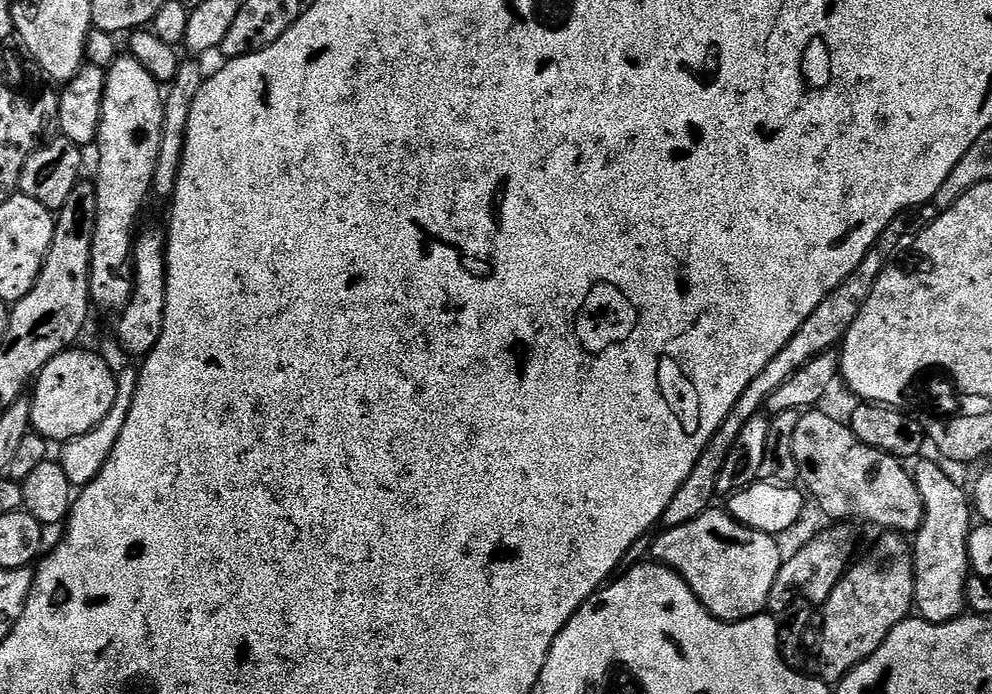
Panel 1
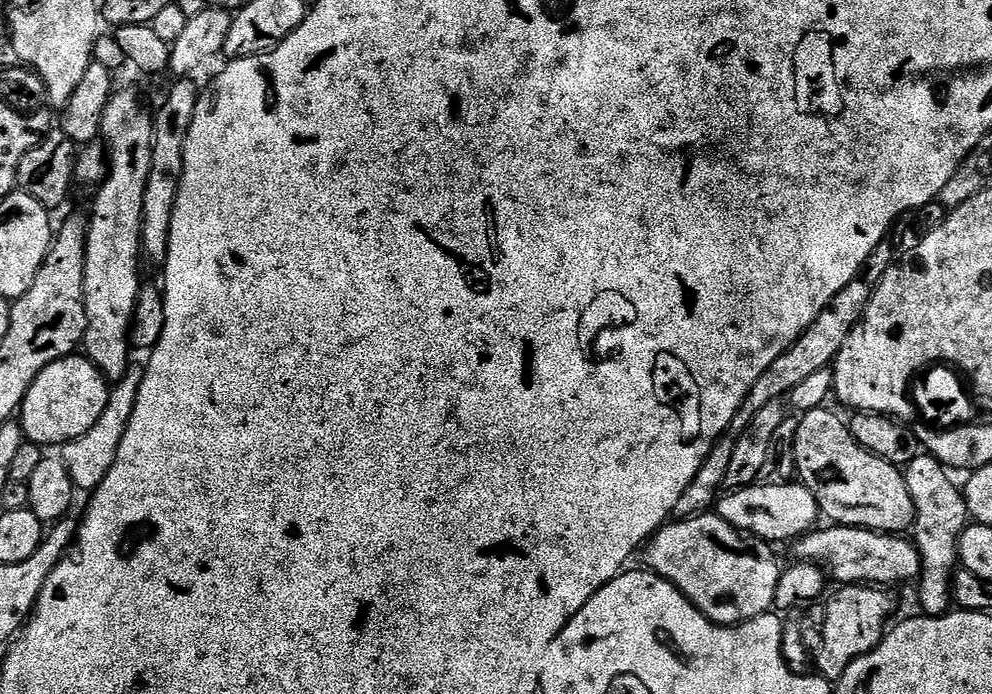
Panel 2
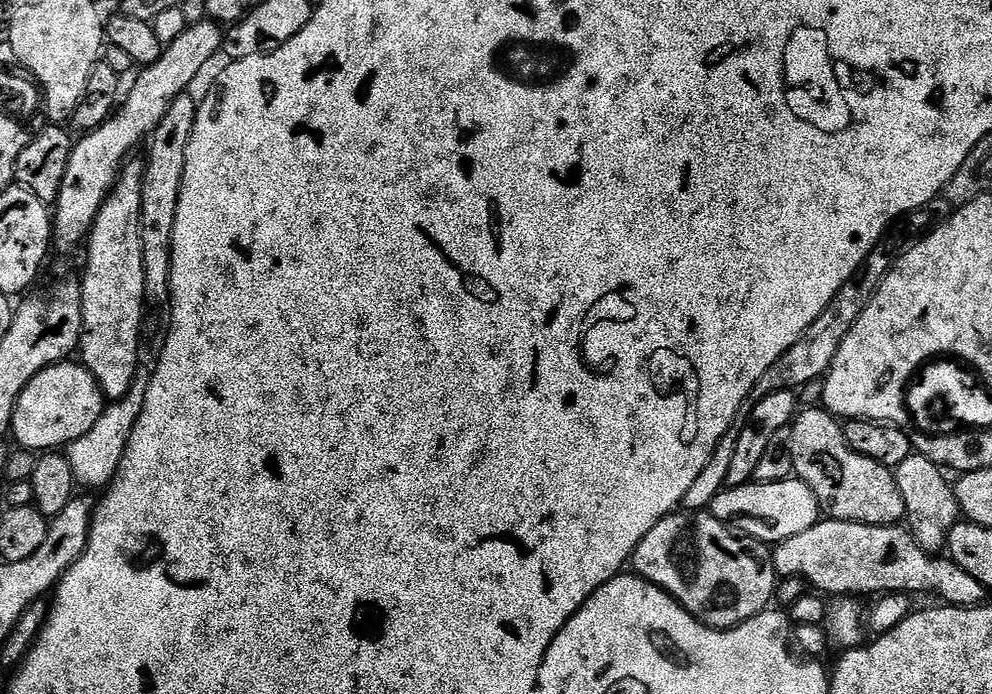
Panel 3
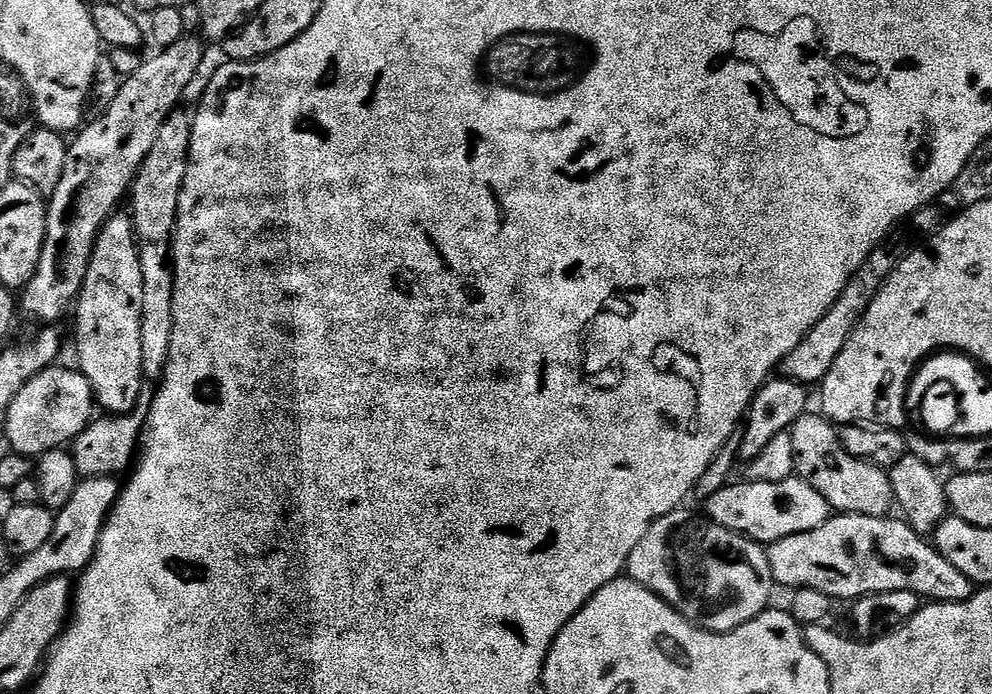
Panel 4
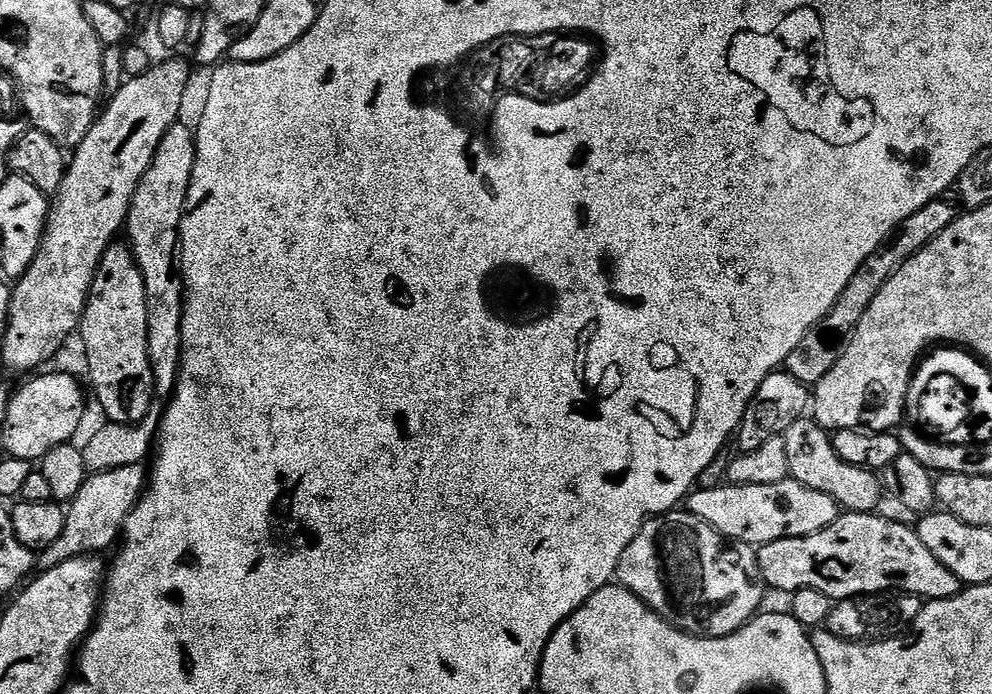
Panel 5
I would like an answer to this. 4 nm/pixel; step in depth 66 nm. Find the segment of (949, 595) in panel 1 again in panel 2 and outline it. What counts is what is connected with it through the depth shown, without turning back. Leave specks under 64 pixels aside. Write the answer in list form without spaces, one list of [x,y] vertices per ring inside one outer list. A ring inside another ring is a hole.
[[[921,454],[903,469],[910,498],[914,498],[916,523],[914,543],[920,552],[920,608],[925,616],[942,616],[953,603],[952,577],[958,568],[960,536],[970,523],[968,507],[959,483],[951,480],[949,469],[934,457]]]

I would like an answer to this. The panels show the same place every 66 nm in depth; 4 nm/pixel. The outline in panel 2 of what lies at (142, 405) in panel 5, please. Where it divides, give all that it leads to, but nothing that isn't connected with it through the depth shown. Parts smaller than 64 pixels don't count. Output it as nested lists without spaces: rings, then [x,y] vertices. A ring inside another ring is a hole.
[[[130,89],[113,91],[102,114],[100,136],[108,139],[106,171],[95,189],[92,212],[88,216],[86,238],[86,274],[84,301],[88,329],[82,345],[83,355],[96,365],[104,379],[120,380],[128,369],[132,319],[136,299],[142,287],[140,235],[144,229],[142,202],[146,198],[146,182],[150,178],[150,162],[154,158],[154,116],[140,108],[140,96]]]

